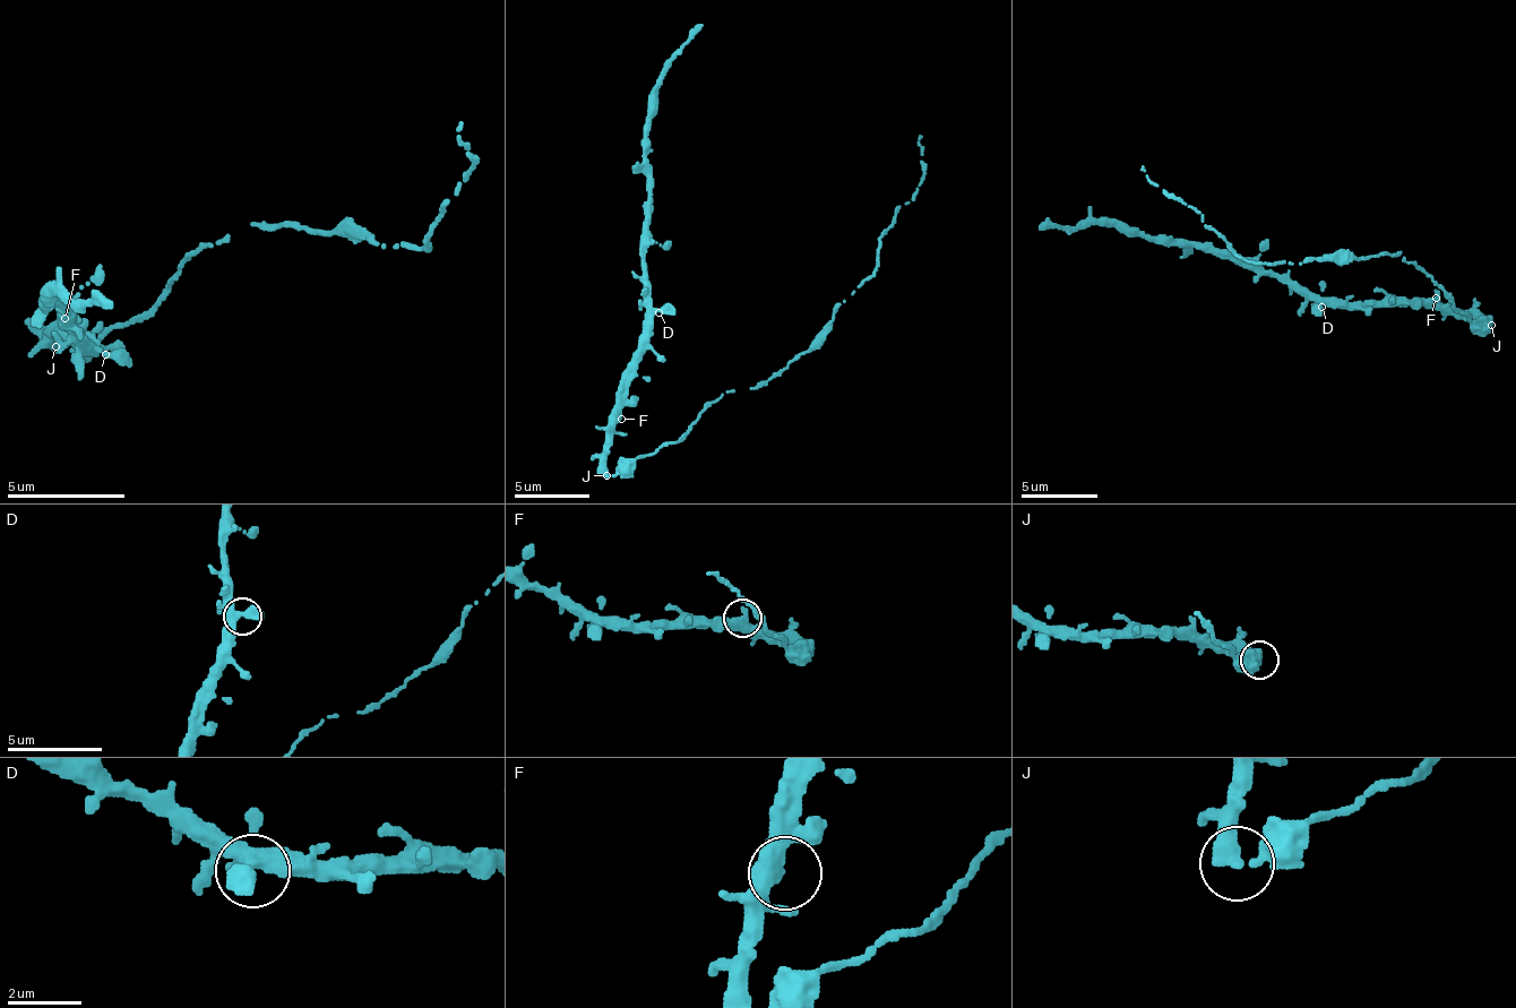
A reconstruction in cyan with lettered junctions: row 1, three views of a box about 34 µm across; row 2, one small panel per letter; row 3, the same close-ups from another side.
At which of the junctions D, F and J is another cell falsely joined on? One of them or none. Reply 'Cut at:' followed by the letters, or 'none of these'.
Cut at: J

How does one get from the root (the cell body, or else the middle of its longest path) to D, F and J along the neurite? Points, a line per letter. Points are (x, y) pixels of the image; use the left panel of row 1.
D: (89, 337), (49, 335), (44, 342), (57, 334), (76, 350), (100, 347), (105, 354)
F: (89, 337), (68, 335), (56, 341), (49, 335), (44, 342), (44, 337), (65, 318)
J: (89, 337), (72, 336), (62, 345), (57, 345)

